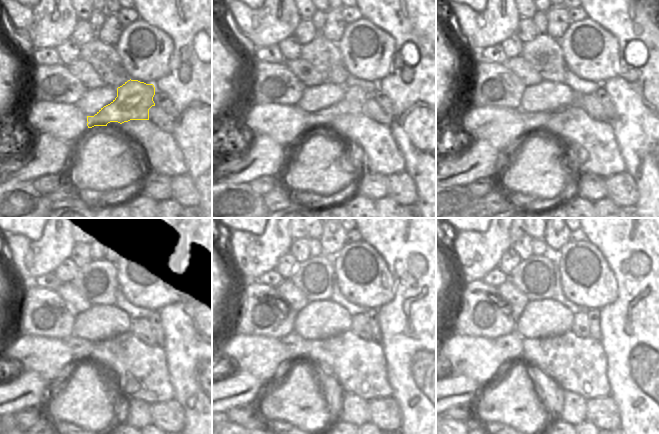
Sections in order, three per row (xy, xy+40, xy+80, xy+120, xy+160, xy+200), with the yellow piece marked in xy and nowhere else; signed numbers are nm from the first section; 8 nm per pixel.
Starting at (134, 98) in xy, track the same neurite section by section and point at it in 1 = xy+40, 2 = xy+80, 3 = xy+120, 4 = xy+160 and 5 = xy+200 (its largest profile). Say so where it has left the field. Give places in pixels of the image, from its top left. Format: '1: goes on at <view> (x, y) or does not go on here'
1: goes on at xy+40 (355, 97)
2: goes on at xy+80 (532, 120)
3: goes on at xy+120 (79, 347)
4: goes on at xy+160 (295, 345)
5: goes on at xy+200 (512, 344)

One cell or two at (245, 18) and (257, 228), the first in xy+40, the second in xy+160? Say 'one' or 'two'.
two

